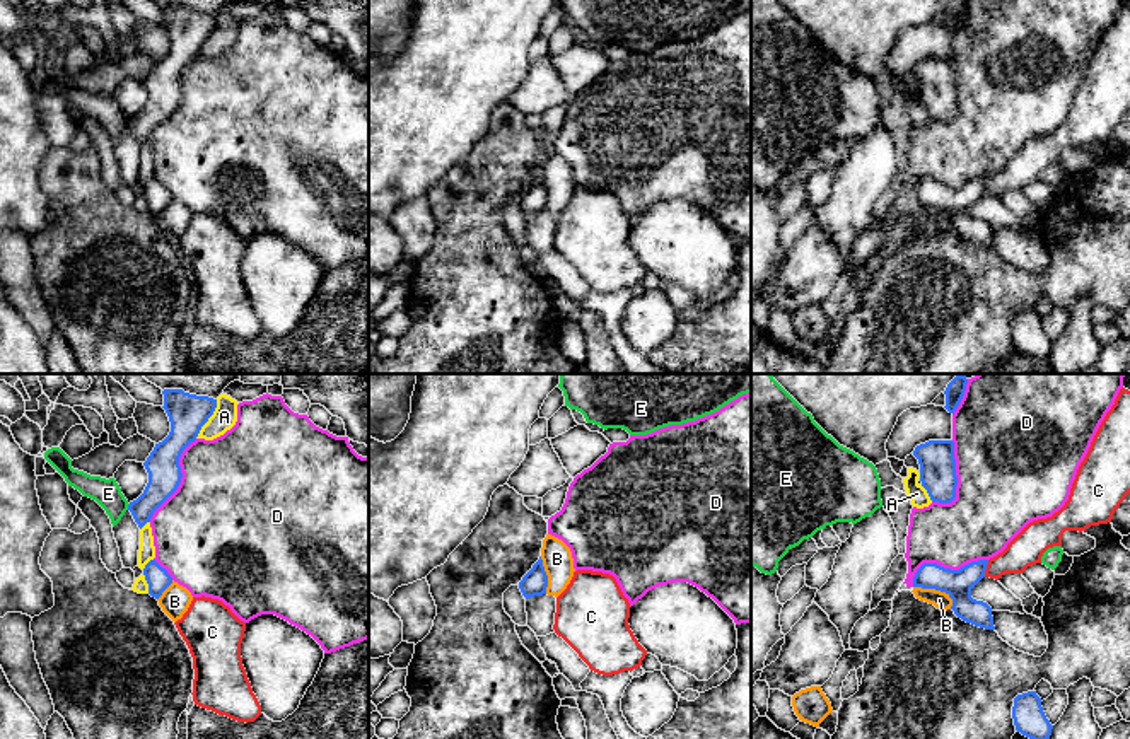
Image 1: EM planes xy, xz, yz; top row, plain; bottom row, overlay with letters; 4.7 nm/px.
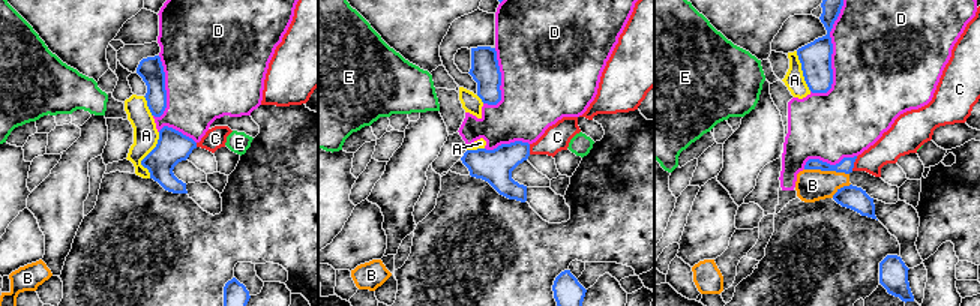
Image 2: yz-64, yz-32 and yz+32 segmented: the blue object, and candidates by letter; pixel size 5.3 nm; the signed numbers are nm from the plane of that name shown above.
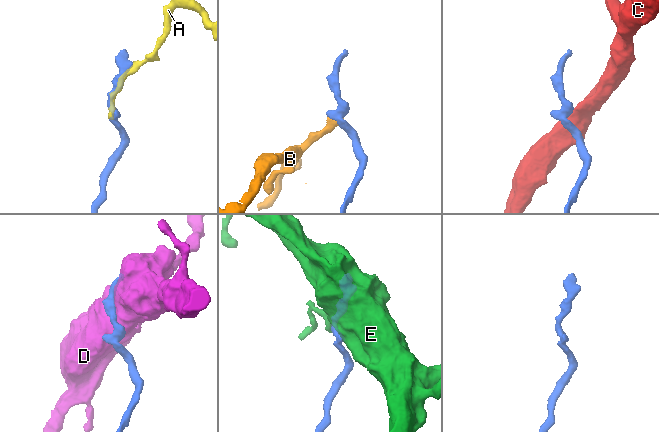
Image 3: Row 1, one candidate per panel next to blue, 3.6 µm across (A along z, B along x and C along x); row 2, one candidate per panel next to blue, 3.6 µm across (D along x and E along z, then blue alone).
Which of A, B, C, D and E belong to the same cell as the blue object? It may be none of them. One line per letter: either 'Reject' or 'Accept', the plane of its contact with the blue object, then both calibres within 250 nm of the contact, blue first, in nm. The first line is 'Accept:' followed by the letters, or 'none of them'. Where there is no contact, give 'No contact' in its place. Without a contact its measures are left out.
Accept: E
A: Reject. Touches blue in xy. Thickness 180 nm (blue) against 120 nm
B: Reject. Touches blue in yz. Thickness 140 nm (blue) against 80 nm
C: Reject. Touches blue in yz. Thickness 140 nm (blue) against 160 nm
D: Reject. Touches blue in yz. Thickness 140 nm (blue) against 320 nm
E: Accept. Touches blue in xy. Thickness 160 nm (blue) against 130 nm

